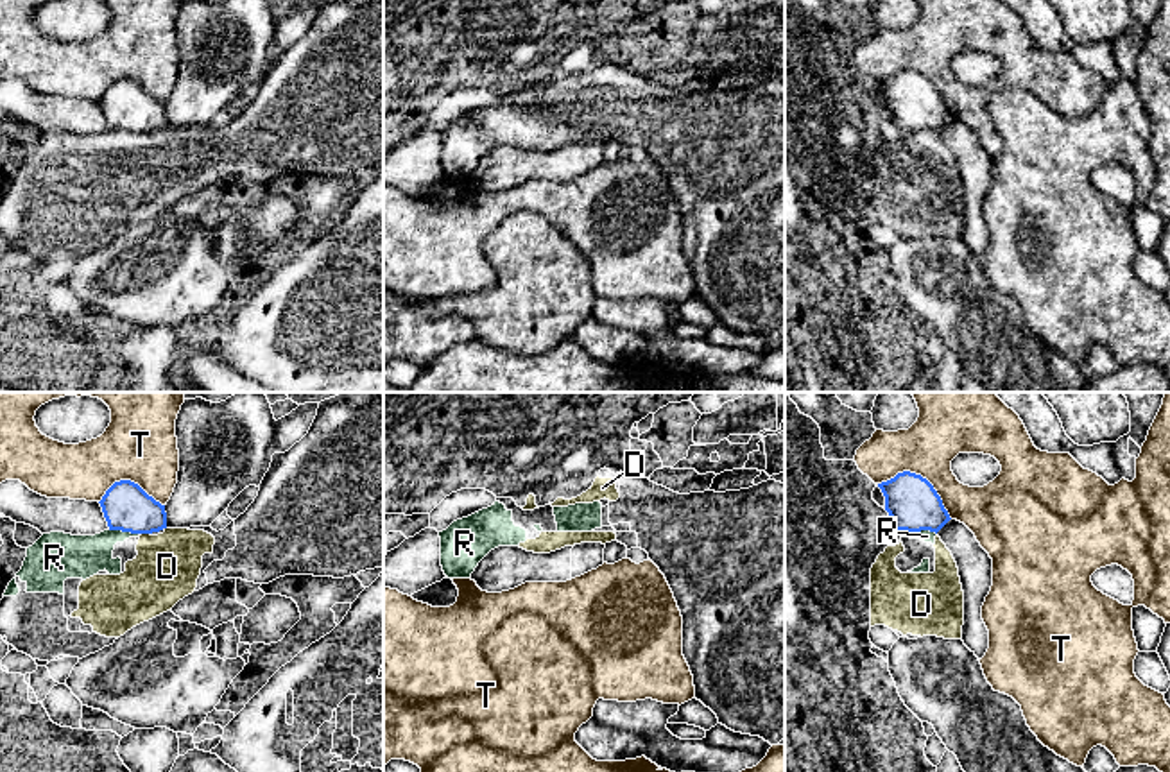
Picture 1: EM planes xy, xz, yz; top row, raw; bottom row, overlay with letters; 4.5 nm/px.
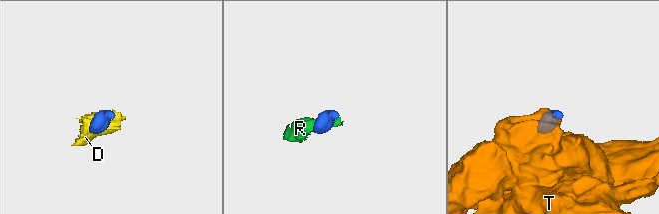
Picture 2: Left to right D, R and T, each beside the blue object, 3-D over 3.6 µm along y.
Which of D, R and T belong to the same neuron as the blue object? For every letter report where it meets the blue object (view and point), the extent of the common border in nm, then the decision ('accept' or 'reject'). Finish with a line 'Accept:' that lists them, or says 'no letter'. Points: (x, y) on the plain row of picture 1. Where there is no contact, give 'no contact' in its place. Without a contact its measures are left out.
D: meets blue in xy at (146, 131); contact 40 nm long; reject
R: meets blue in yz at (918, 129); contact 180 nm long; reject
T: meets blue in yz at (920, 74); contact 380 nm long; reject
Accept: no letter

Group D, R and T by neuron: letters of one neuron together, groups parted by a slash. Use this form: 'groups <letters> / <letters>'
groups D R / T

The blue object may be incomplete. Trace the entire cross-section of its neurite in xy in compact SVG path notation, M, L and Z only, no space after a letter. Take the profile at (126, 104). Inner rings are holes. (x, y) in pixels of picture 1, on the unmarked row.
M131 79L115 81L99 102L109 129L152 133L167 127L165 104Z

